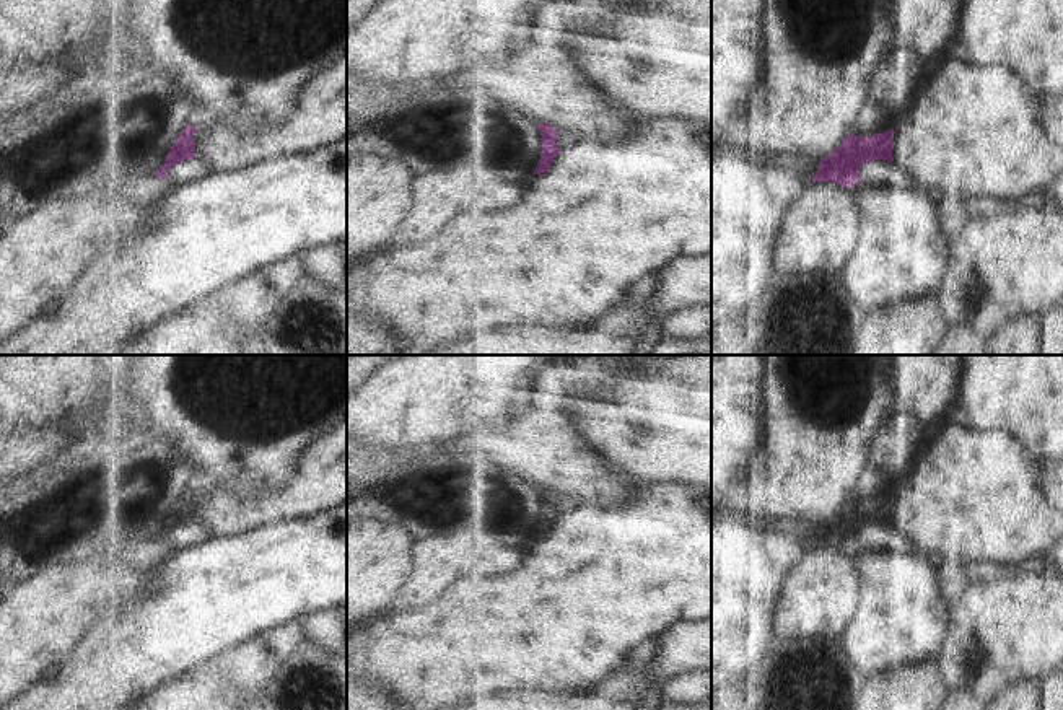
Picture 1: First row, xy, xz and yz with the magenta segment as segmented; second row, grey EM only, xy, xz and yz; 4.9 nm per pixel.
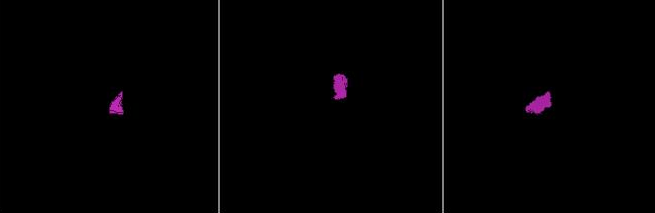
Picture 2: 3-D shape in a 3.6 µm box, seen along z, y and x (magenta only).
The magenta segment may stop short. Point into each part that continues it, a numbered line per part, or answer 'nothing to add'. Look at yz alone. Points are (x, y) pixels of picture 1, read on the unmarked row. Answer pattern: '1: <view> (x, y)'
1: yz (884, 469)

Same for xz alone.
1: xz (435, 492)

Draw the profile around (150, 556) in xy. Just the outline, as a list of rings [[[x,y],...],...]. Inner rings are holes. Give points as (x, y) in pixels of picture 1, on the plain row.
[[[147,542],[140,547],[127,544],[98,544],[91,549],[91,559],[96,560],[130,560],[138,563],[148,572],[156,572],[163,567],[174,552],[168,544]]]

